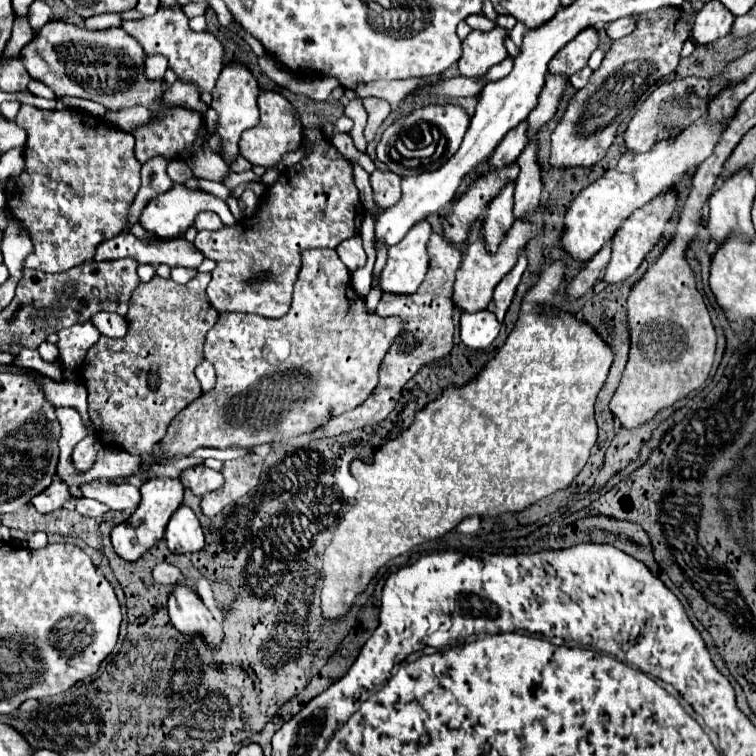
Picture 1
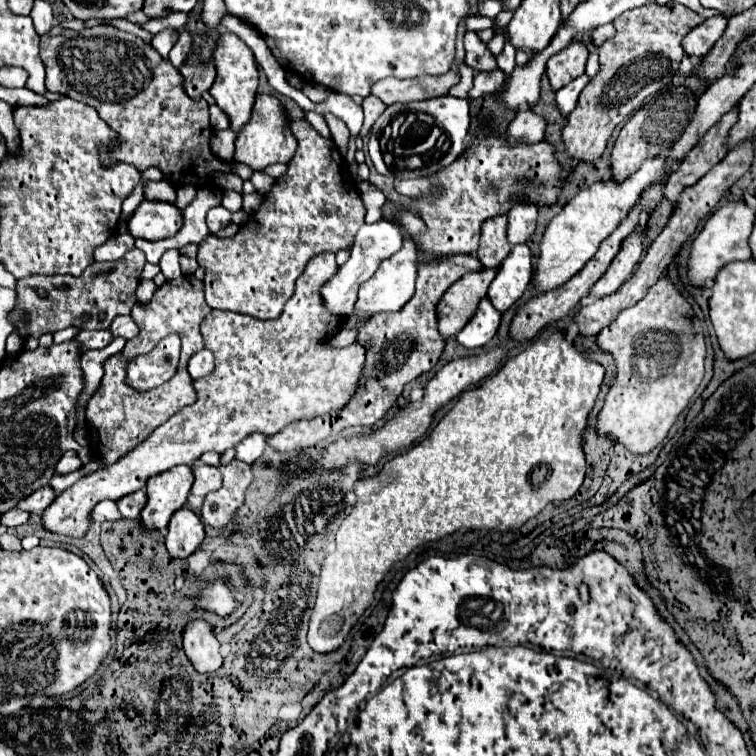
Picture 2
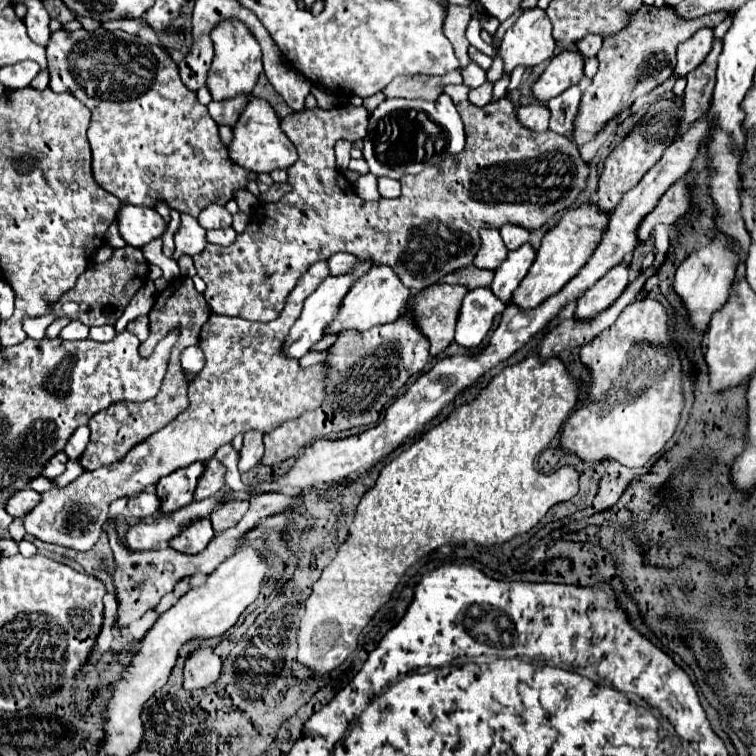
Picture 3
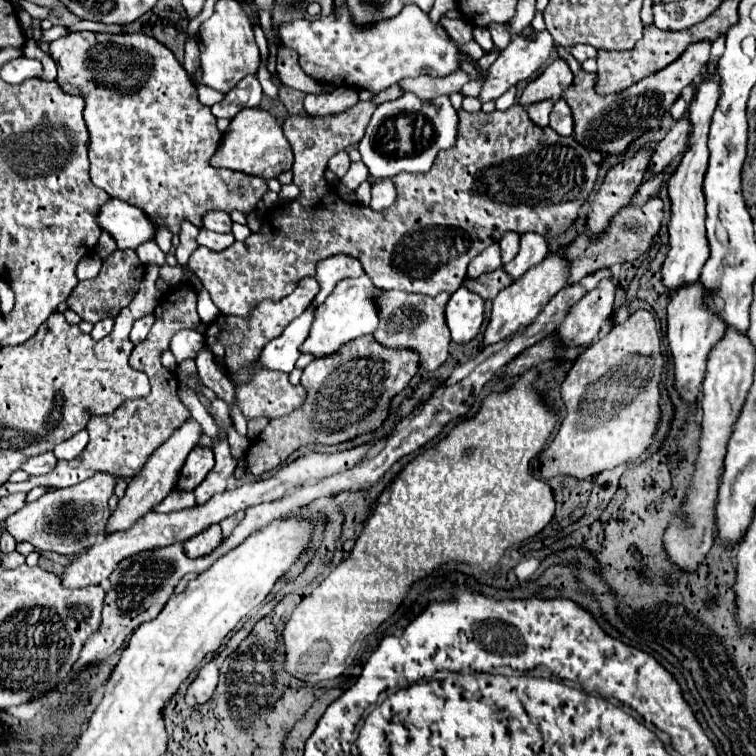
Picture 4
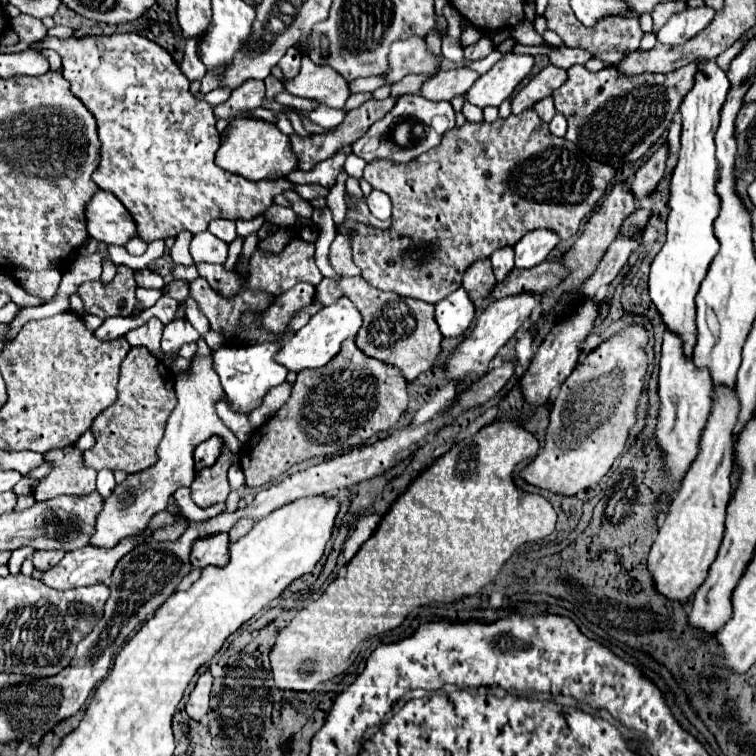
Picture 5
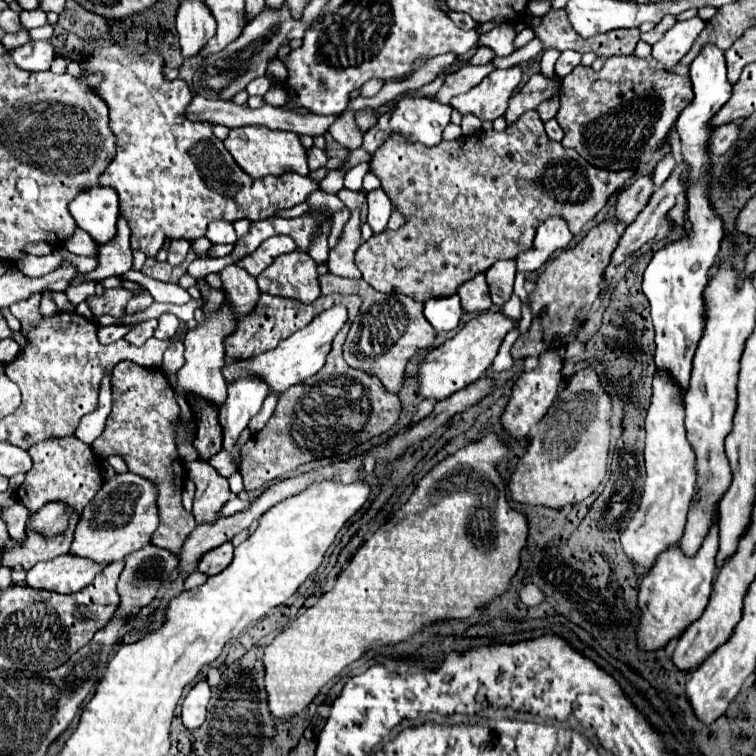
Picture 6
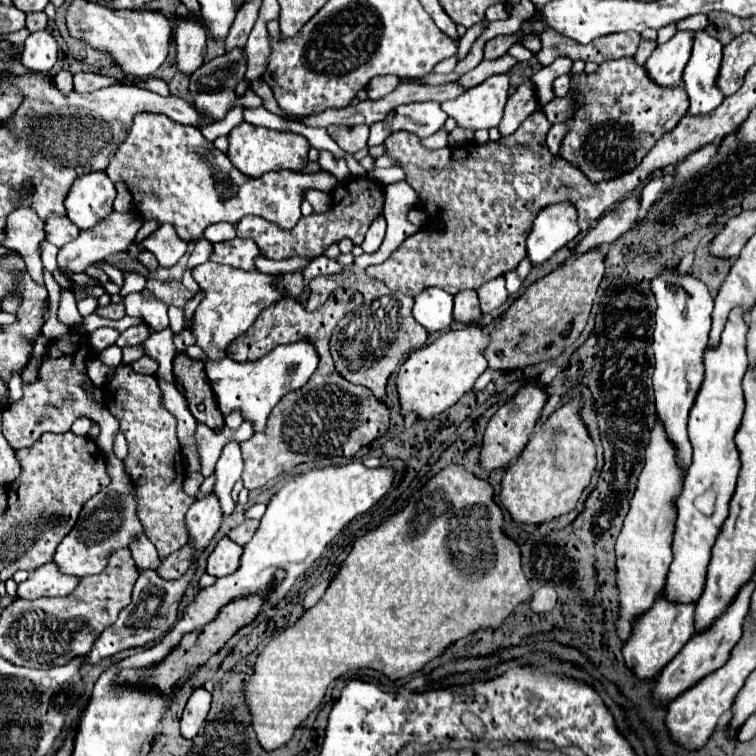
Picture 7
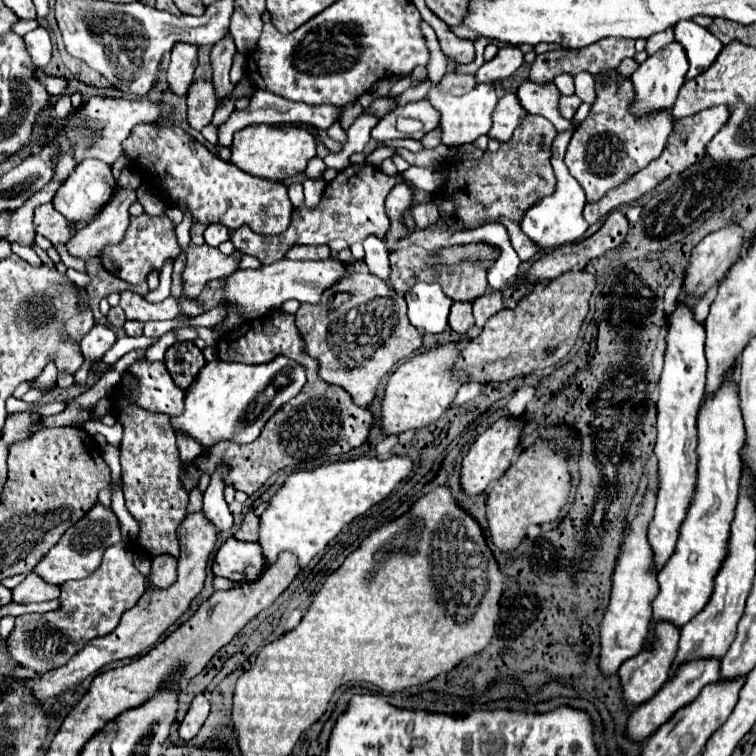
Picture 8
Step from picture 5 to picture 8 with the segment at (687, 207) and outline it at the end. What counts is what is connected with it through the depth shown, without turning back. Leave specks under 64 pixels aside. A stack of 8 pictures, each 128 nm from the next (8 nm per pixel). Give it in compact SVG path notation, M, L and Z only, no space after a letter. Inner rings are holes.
M684 20L676 24L674 42L680 42L680 46L688 56L690 72L686 74L686 78L694 78L706 72L722 50L722 42L710 30L698 26L692 20ZM676 306L668 322L666 334L666 356L664 370L658 382L658 440L656 440L656 460L658 460L658 502L654 518L648 524L648 542L652 548L652 564L658 572L676 550L676 540L680 536L680 524L686 520L686 512L692 504L696 490L696 466L698 466L698 432L696 418L704 400L706 382L706 358L704 358L704 326L698 324L686 306Z

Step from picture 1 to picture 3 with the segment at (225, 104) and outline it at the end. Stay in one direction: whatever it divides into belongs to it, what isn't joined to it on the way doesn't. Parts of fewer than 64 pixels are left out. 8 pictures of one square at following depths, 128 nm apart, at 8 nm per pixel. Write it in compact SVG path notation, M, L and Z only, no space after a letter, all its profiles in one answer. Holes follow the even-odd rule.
M222 20L212 28L210 38L214 42L214 60L212 68L208 70L208 90L214 100L226 100L236 94L250 94L256 86L256 80L262 72L262 56L260 44L252 36L252 32L240 20Z

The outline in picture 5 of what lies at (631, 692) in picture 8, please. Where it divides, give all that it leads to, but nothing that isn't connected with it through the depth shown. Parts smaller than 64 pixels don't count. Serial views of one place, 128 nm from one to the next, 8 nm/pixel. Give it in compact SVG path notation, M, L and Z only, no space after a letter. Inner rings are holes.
M718 390L718 398L712 402L708 424L702 432L700 454L686 474L682 488L668 508L666 520L658 530L658 538L652 544L648 556L648 572L652 576L654 590L668 600L686 604L696 594L696 588L704 584L712 562L716 560L718 548L724 538L724 520L730 500L730 470L732 470L732 428L738 416L738 394L736 390Z

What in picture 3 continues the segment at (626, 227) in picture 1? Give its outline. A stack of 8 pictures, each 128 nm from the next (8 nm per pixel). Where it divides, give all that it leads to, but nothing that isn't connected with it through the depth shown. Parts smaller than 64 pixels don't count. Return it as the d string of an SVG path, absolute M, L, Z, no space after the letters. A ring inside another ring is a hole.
M618 264L604 276L604 280L598 280L584 296L580 296L578 306L574 310L576 320L592 320L596 318L604 308L612 306L612 302L618 300L618 296L626 290L630 282L630 268L626 264Z

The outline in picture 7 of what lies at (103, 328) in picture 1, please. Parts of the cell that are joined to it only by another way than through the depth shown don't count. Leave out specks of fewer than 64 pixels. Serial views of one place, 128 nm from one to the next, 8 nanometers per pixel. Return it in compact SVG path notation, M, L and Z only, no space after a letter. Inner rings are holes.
M138 324L138 326L132 326L132 328L124 330L124 332L120 334L120 338L116 340L116 344L118 344L120 348L138 346L138 344L142 344L146 338L148 338L148 326L146 326L146 324Z

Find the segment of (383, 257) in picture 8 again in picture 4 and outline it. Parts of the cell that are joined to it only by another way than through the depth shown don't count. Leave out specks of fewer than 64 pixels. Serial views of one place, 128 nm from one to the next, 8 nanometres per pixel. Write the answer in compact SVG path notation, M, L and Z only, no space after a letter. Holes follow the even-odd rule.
M381 179L373 184L371 190L370 208L372 210L386 210L396 201L396 189L390 179Z

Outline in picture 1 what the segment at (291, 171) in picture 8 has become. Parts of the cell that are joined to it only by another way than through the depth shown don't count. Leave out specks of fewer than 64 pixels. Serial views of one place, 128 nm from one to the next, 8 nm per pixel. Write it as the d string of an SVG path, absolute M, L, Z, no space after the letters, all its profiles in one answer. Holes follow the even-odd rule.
M262 92L258 96L258 108L260 108L260 122L242 134L238 148L240 148L240 156L244 156L252 166L270 168L276 166L286 152L300 148L302 126L296 126L298 112L294 110L294 106L278 92Z

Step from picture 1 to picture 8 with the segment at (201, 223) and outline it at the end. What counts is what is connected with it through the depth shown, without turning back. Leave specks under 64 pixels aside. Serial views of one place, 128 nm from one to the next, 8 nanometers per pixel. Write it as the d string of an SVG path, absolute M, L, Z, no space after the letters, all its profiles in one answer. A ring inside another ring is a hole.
M210 224L206 228L206 232L204 232L204 242L208 246L214 246L216 248L216 246L220 246L226 240L230 240L230 230L224 228L222 224Z

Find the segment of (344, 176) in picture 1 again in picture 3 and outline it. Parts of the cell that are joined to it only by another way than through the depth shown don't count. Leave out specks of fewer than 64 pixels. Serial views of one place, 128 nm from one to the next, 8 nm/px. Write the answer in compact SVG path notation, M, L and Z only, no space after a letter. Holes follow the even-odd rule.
M450 4L450 6L448 6L448 16L446 16L446 20L444 20L446 36L448 36L448 40L452 42L452 46L454 46L454 50L456 50L456 56L458 56L458 60L460 60L462 66L466 66L468 60L470 60L470 58L468 58L468 48L470 48L470 44L468 44L468 40L466 40L466 36L464 36L466 26L468 26L468 22L470 22L470 16L472 16L470 6ZM464 84L460 86L446 86L444 92L454 100L456 108L460 110L460 118L464 122L464 132L466 132L466 146L464 146L464 152L456 154L456 156L448 156L448 160L442 160L440 166L432 166L432 168L426 168L422 170L420 174L414 174L414 176L404 176L400 179L402 186L401 195L395 199L381 198L376 202L364 202L352 188L352 184L344 178L344 174L340 174L340 170L336 170L336 162L334 162L334 144L338 140L362 140L366 136L366 126L368 126L368 110L364 106L352 106L350 102L348 104L340 104L340 106L334 106L330 110L322 110L322 108L314 108L314 110L304 110L304 112L292 112L292 116L286 116L282 120L282 130L284 134L292 140L292 144L296 146L296 152L298 152L298 160L288 168L288 184L292 186L292 192L288 192L282 200L278 200L276 204L264 204L264 212L260 214L254 214L250 218L250 224L248 228L236 236L236 242L230 244L230 246L216 246L216 244L206 244L206 248L194 256L194 266L196 266L196 272L198 276L206 282L206 302L212 306L212 312L214 314L224 314L224 316L240 316L244 320L252 320L252 322L270 322L274 320L282 308L284 308L284 302L286 302L286 296L292 292L296 280L318 260L328 260L328 256L336 254L336 252L350 252L362 260L372 260L372 264L388 264L396 276L400 276L402 284L410 290L422 290L422 288L428 288L436 282L440 282L440 278L444 278L448 272L454 272L456 268L464 268L468 264L472 264L478 248L480 248L480 228L502 228L504 224L516 224L516 226L522 226L526 230L538 230L540 226L544 226L556 212L560 210L566 210L570 208L578 194L582 190L586 190L586 180L588 180L588 164L584 162L582 164L582 158L580 158L580 152L578 152L578 146L574 140L562 136L562 134L556 134L556 132L532 132L528 128L524 128L518 120L516 120L516 104L508 98L502 98L498 102L492 102L484 108L476 108L474 104L468 102L468 88Z

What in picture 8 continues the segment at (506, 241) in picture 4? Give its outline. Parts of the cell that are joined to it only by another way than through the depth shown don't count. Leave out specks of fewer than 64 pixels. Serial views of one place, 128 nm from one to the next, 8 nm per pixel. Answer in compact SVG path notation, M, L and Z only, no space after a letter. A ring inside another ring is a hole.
M490 290L488 294L476 298L472 304L474 304L474 320L476 320L478 328L482 328L484 322L490 316L494 316L500 310L504 310L504 306L502 306L502 294L498 290Z

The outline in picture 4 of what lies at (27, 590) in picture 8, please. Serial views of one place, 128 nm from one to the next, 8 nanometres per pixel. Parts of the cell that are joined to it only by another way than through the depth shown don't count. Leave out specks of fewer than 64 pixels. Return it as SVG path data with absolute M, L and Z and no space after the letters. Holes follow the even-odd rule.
M364 444L352 450L344 450L344 452L334 452L334 454L318 454L318 452L310 452L298 460L294 460L290 466L280 468L272 478L264 478L264 480L250 480L244 482L242 486L234 488L234 490L226 490L222 494L212 496L206 504L202 506L194 506L194 508L186 508L186 510L178 510L178 512L170 512L170 514L160 514L160 512L148 512L144 514L140 520L136 520L136 524L124 532L116 532L110 536L100 538L96 544L92 544L86 552L74 556L74 560L64 568L64 572L60 574L60 580L64 584L64 588L86 588L92 584L100 584L104 582L112 570L118 566L120 560L124 560L126 556L132 556L136 552L144 552L144 550L154 550L154 548L162 548L174 542L186 542L188 538L196 536L198 532L206 530L212 524L218 524L220 520L246 510L248 506L254 504L262 504L262 502L272 502L282 498L284 494L288 494L294 488L300 488L304 484L314 484L320 478L344 472L354 468L360 460L364 460L364 456L368 454L368 450L374 446L372 444Z

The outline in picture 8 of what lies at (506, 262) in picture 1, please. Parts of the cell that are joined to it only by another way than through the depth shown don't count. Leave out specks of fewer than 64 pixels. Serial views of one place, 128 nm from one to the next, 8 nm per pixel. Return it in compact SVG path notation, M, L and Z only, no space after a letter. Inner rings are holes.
M350 272L342 278L334 292L342 290L350 294L348 302L330 310L330 292L324 292L320 304L302 304L294 314L298 332L304 338L308 356L318 362L318 376L328 384L344 388L356 406L366 408L376 394L380 380L404 358L414 354L422 346L422 336L406 316L406 302L398 294L378 296L378 292L394 292L386 282L366 272Z

